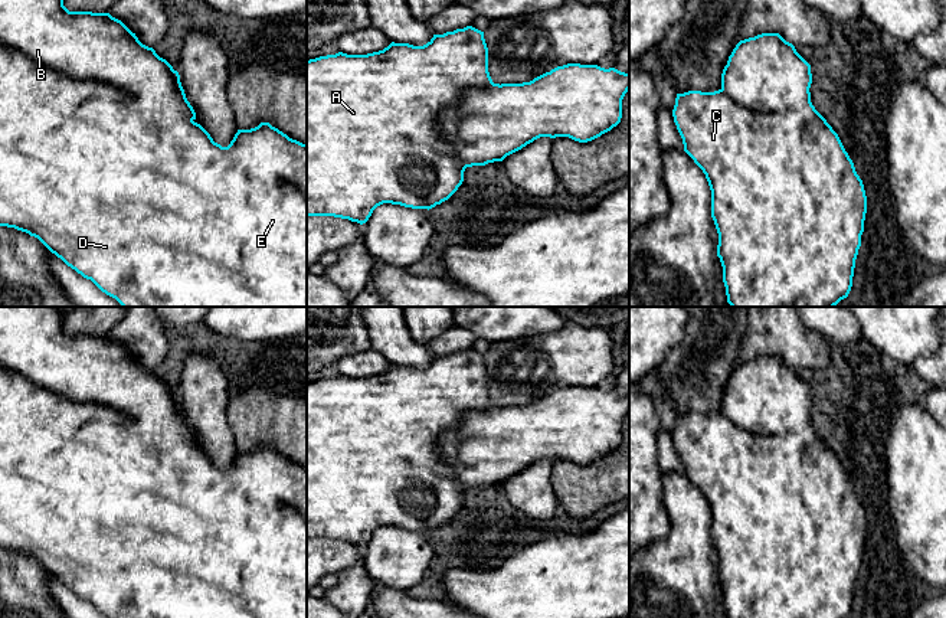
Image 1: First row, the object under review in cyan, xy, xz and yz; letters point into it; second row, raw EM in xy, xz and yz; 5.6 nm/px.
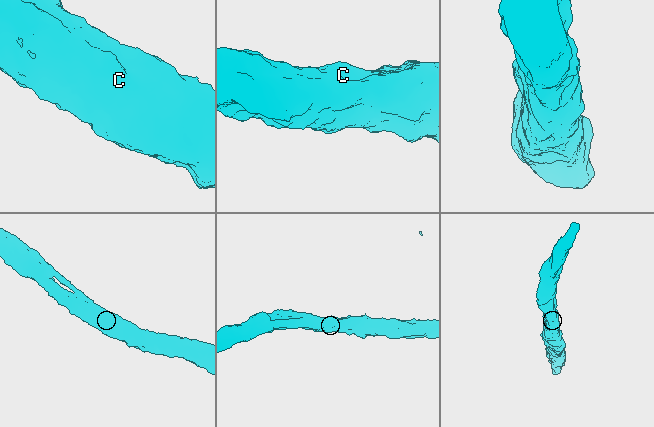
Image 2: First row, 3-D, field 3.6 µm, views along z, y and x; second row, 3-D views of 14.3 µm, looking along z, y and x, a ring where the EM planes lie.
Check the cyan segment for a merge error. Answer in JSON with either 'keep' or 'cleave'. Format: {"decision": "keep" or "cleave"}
{"decision": "keep"}

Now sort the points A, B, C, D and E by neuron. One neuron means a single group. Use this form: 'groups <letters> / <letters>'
groups A B C D E

